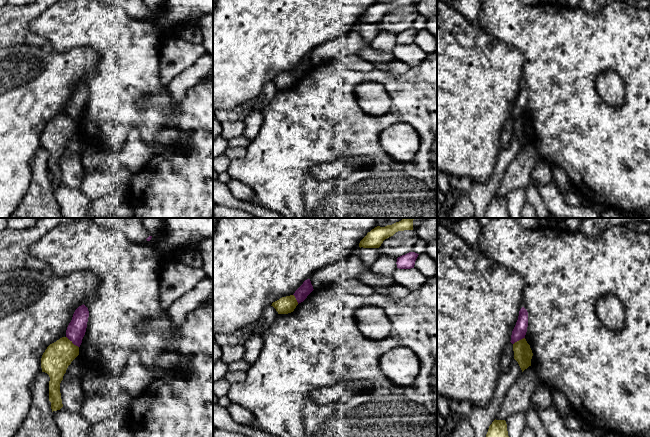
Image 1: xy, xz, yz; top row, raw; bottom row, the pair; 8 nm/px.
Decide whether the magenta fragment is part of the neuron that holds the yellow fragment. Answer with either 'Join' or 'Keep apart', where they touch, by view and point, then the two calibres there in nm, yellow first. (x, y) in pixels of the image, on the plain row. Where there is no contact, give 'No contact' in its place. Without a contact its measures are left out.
Keep apart. Touches yellow at xy (71, 118). Thickness 220 nm (yellow) against 150 nm

